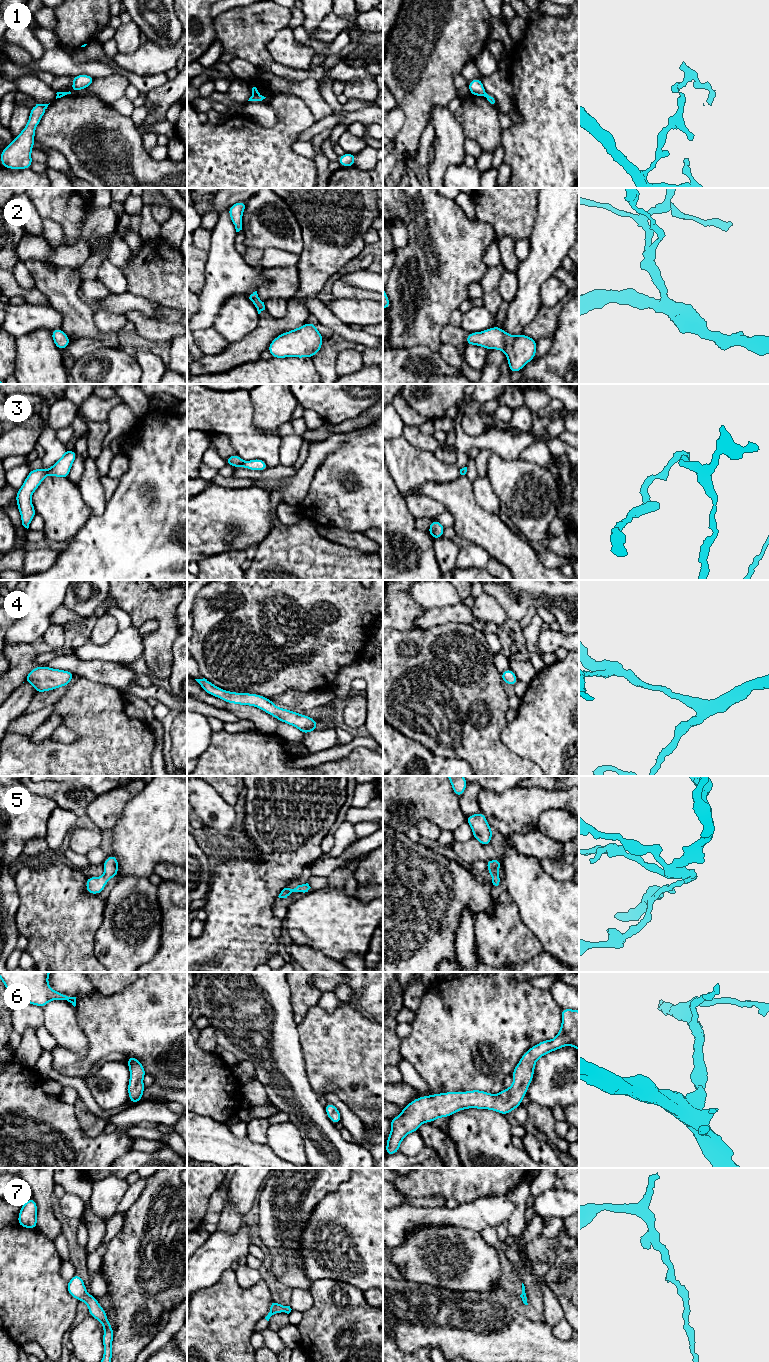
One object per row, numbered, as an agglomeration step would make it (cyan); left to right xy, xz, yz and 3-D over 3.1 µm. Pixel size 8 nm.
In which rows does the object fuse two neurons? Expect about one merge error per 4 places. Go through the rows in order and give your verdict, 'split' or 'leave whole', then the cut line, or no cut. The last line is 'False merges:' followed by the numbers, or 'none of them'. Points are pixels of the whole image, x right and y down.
1: split; cut in xz along (253, 93), (257, 94)
2: leave whole; no cut
3: split; cut in xy along (45, 470), (47, 474)
4: leave whole; no cut
5: leave whole; no cut
6: leave whole; no cut
7: leave whole; no cut
False merges: 1, 3

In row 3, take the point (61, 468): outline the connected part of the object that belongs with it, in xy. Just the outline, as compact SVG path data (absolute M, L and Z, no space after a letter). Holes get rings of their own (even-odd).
M67 450L63 452L62 458L57 461L53 466L46 470L47 475L55 477L68 478L71 466L77 455L74 450Z

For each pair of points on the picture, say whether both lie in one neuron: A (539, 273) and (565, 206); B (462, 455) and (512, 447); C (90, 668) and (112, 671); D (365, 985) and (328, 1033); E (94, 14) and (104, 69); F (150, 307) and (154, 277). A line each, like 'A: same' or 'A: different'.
A: same
B: same
C: same
D: different
E: different
F: different

